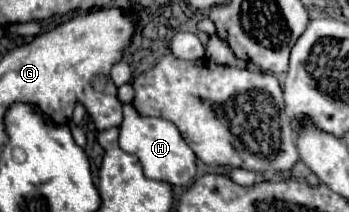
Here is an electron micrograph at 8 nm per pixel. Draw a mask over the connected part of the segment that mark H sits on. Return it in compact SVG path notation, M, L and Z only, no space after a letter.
M131 104L123 106L123 124L119 134L119 146L125 152L137 154L143 166L143 174L149 180L167 182L171 186L187 186L195 178L195 154L181 138L179 130L173 126L173 122L163 118L147 118L139 116L137 110Z

